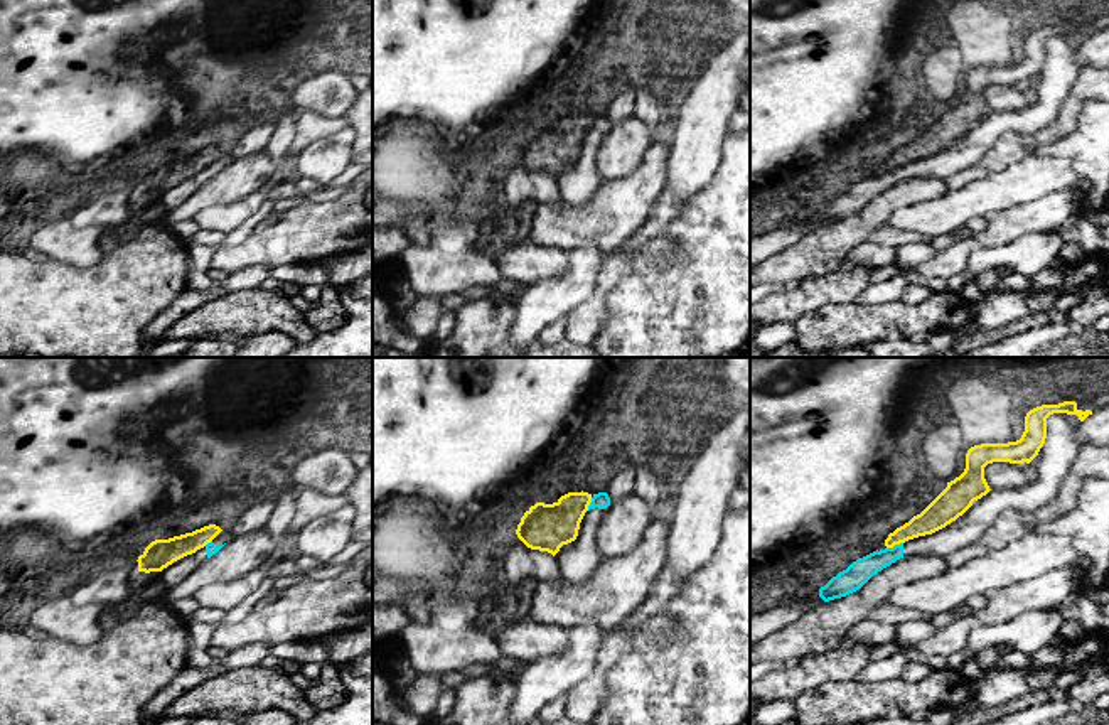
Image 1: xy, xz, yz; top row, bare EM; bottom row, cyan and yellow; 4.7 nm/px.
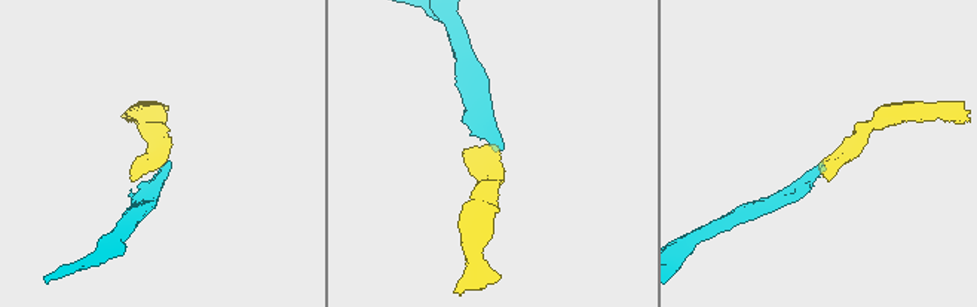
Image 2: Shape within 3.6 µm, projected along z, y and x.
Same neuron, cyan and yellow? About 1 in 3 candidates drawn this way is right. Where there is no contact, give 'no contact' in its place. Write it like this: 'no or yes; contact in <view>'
no; contact in yz

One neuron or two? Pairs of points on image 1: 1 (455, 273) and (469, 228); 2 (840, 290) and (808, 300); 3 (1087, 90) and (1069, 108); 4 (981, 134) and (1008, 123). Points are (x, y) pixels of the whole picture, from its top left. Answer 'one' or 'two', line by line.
1: one
2: one
3: one
4: one

